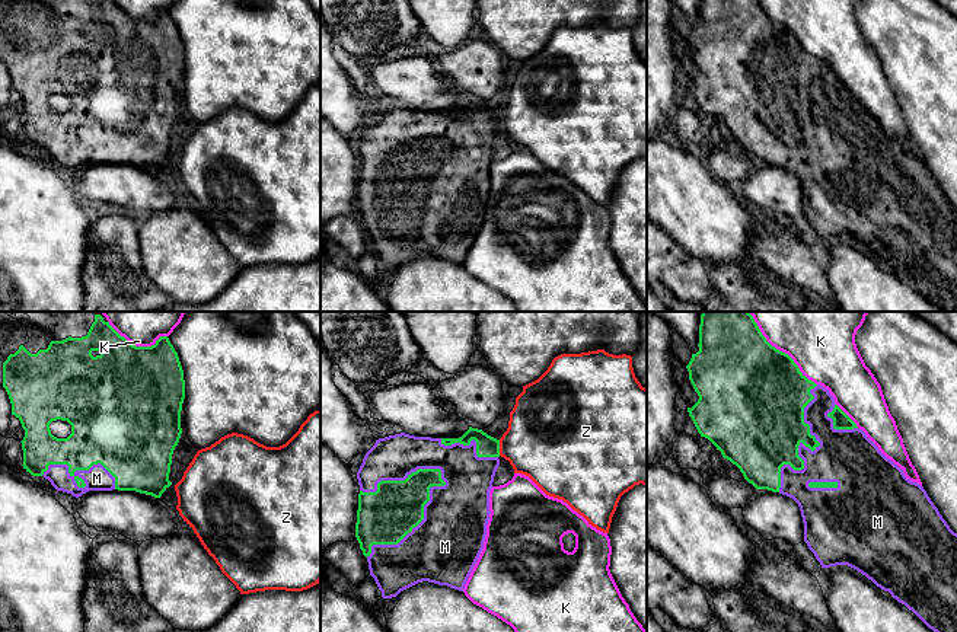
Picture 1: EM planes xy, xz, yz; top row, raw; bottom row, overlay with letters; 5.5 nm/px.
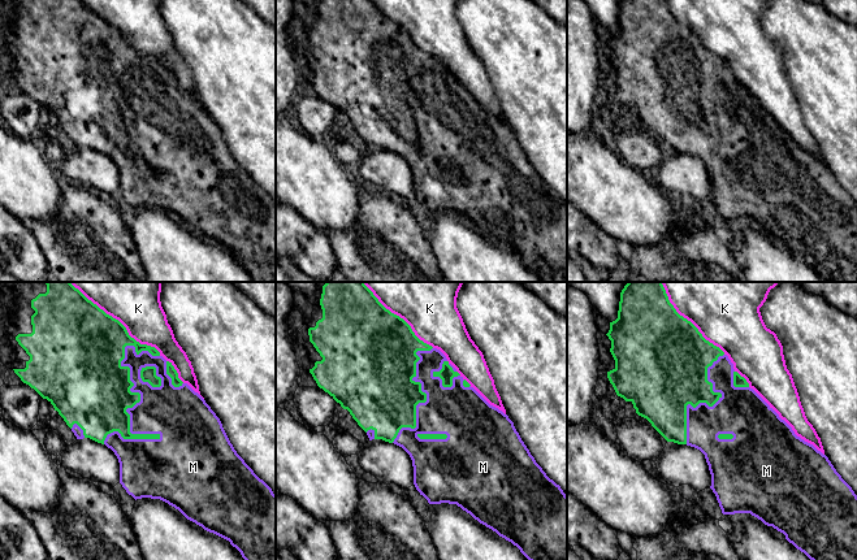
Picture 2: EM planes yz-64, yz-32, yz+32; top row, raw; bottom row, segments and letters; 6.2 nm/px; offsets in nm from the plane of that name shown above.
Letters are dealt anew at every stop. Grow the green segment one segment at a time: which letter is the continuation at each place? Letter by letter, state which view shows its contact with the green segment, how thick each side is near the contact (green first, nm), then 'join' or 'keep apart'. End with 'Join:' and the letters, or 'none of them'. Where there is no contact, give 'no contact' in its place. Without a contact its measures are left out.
K: yz | 500/500 nm | keep apart
M: xz | 300/380 nm | join
Z: xz | 120/420 nm | keep apart
Join: M

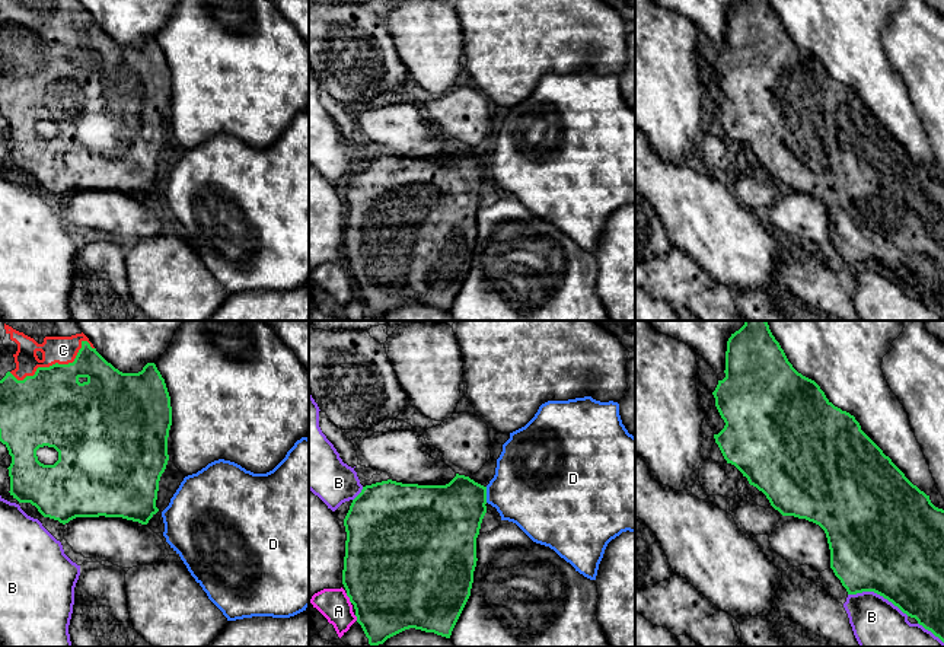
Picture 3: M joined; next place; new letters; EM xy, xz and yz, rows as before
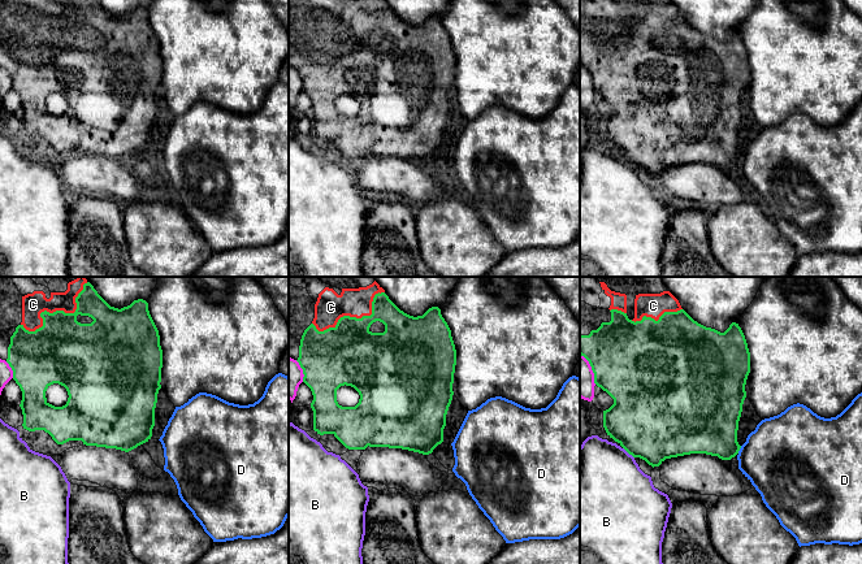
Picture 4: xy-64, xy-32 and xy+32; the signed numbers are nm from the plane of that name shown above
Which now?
A: xz | 500/170 nm | keep apart
B: yz | 500/300 nm | keep apart
C: xy | 420/160 nm | join
D: xz | 360/420 nm | keep apart
Join: C

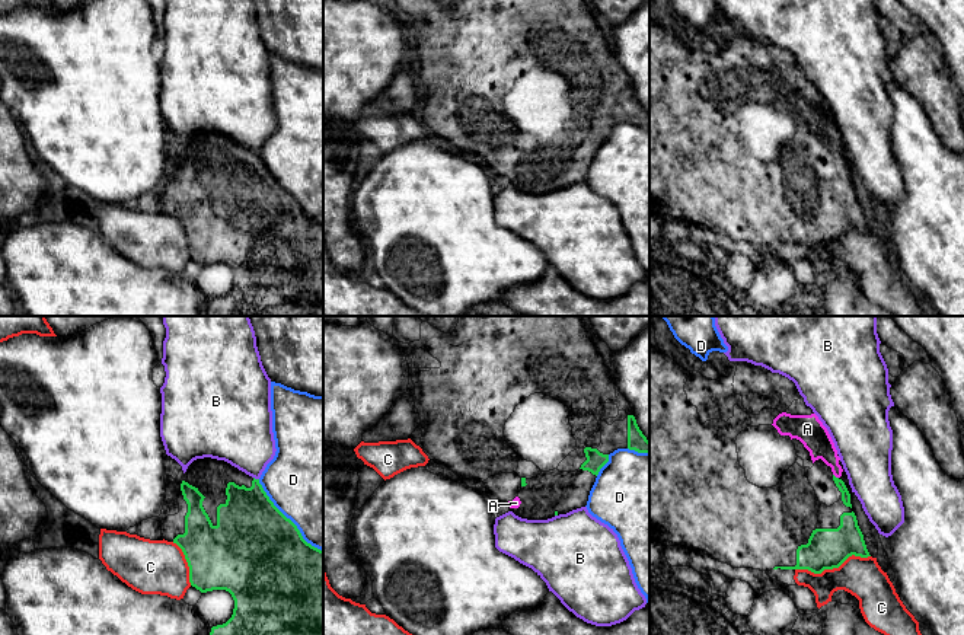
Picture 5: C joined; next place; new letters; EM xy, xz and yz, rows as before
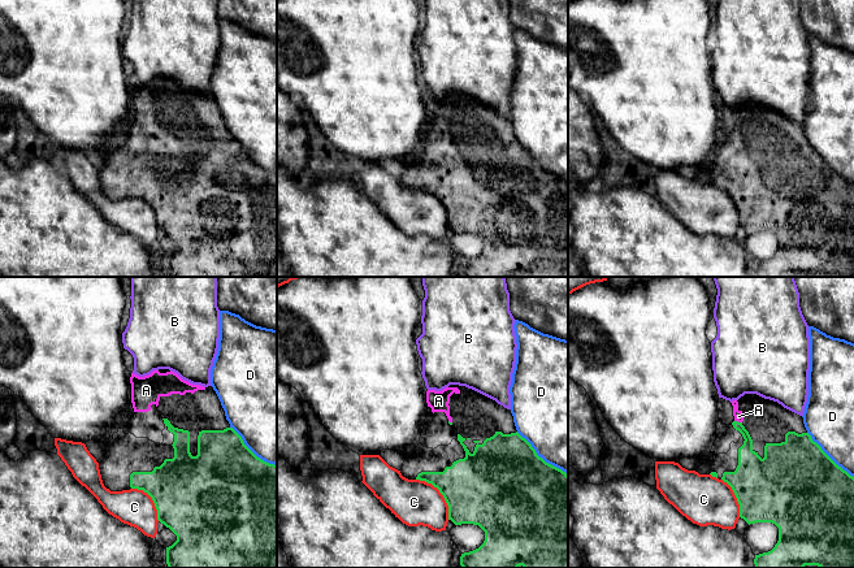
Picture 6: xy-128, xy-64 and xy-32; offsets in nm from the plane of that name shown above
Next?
A: yz | 50/160 nm | join
B: xy | 340/320 nm | keep apart
C: yz | 220/220 nm | keep apart
D: xy | 500/500 nm | keep apart
Join: A

